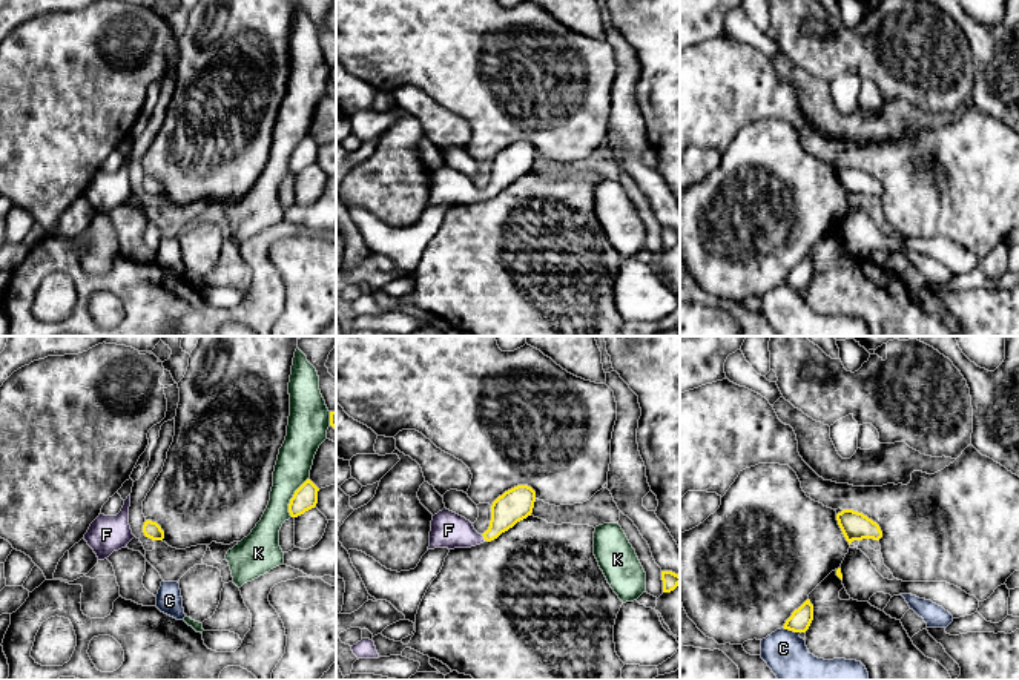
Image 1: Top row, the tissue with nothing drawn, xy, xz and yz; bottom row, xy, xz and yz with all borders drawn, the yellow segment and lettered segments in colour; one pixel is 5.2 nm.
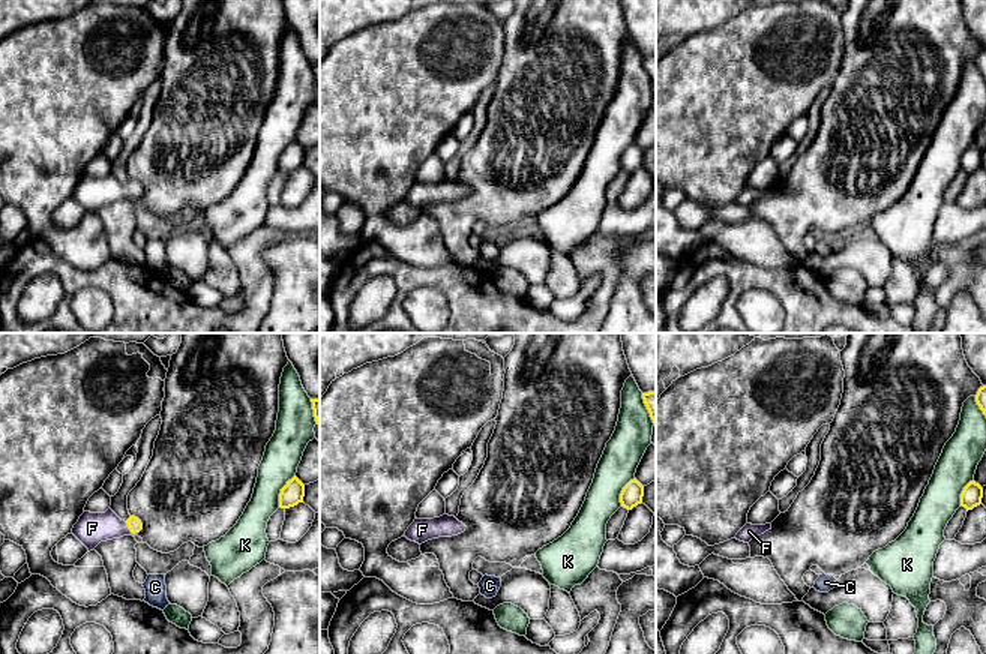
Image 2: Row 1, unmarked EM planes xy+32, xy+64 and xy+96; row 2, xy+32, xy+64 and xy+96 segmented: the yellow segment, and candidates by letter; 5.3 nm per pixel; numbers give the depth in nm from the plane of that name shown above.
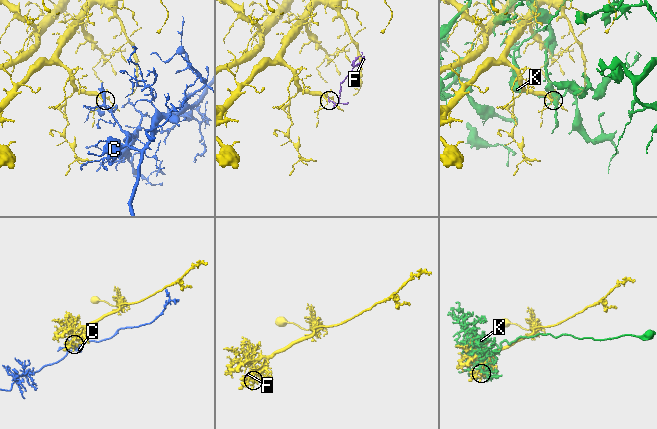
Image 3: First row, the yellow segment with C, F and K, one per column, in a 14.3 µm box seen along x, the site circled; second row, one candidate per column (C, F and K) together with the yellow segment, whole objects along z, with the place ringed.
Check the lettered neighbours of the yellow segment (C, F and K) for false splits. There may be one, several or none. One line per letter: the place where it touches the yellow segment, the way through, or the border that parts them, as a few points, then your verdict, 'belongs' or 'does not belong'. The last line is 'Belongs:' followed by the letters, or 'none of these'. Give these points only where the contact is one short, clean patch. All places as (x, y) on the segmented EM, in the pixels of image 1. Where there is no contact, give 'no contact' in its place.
C: yz (792, 630) | does not belong
F: xz (484, 538) | across xz (516, 504), (484, 538), (468, 538), (448, 530) | belongs
K: xy (292, 498) | does not belong
Belongs: F

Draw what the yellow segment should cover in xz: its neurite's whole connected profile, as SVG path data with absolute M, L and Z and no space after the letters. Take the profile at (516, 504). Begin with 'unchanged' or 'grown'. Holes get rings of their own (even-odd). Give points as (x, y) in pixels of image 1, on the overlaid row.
grown; M517 485L505 491L493 502L490 527L483 534L479 534L465 517L444 508L433 516L428 550L471 548L491 542L531 516L534 502L536 491L528 485Z

